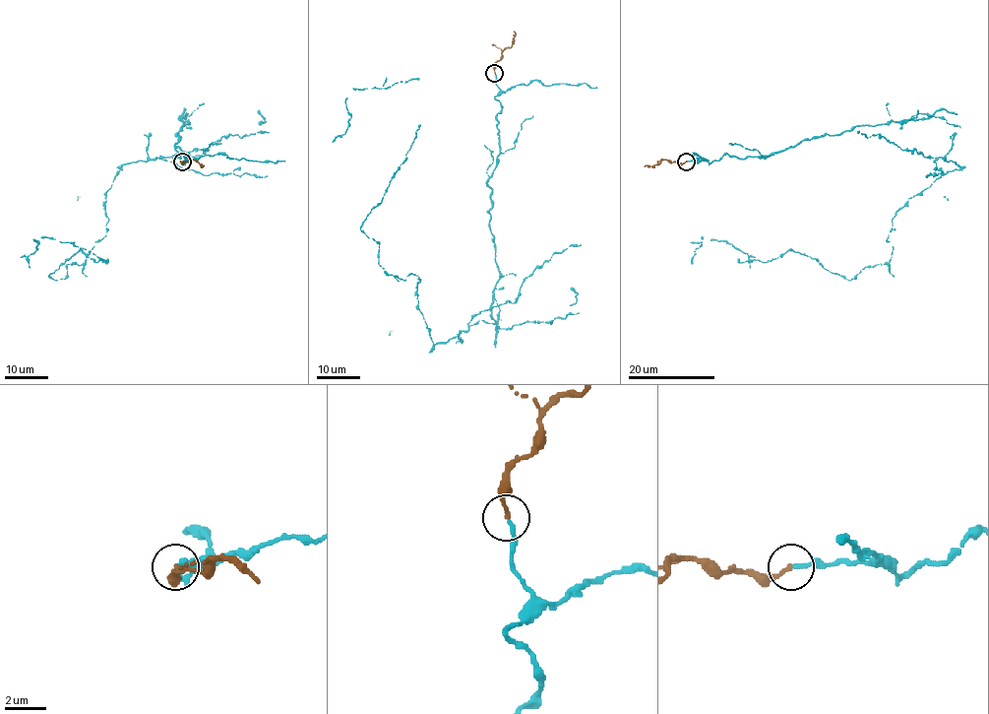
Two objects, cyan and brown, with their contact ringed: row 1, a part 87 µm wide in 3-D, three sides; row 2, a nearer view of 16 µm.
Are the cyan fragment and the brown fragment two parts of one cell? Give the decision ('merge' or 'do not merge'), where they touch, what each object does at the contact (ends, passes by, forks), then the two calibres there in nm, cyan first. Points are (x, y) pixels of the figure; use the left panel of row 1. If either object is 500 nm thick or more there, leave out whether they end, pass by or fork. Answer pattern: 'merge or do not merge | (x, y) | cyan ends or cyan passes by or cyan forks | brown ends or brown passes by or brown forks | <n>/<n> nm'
merge | (182, 162) | cyan ends | brown ends | 240/220 nm

